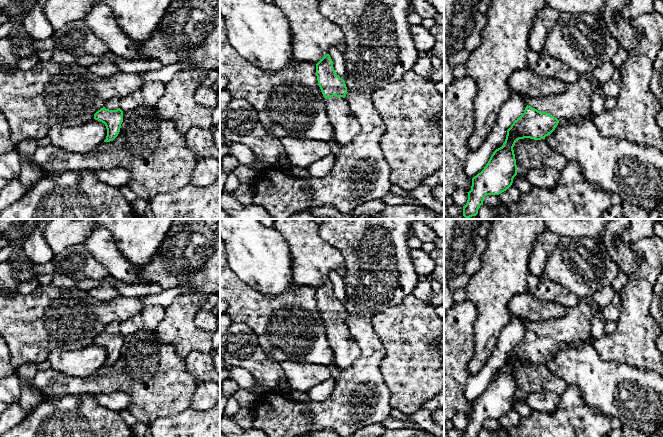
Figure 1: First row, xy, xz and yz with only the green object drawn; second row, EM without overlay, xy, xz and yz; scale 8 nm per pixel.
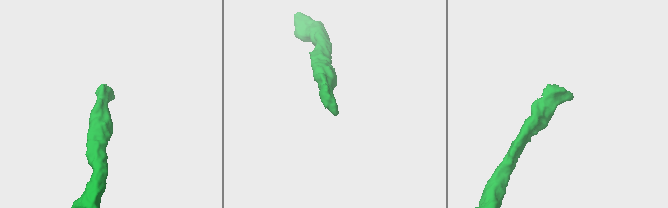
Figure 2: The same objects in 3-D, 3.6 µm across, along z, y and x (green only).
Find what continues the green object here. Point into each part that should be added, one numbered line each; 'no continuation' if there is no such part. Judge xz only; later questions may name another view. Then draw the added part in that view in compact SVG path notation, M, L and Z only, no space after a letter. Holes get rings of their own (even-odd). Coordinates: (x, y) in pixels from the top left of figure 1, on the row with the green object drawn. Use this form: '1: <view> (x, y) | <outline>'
1: xz (346, 126) | M336 96L327 98L325 107L328 119L334 127L333 141L341 146L350 144L360 133L361 126L346 98Z

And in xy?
1: xy (113, 104) | M112 98L104 107L109 110L117 110L119 108L120 98Z

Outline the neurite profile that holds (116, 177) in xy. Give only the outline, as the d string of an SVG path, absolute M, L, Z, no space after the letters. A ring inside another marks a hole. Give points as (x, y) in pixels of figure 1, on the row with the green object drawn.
M100 169L92 172L99 181L104 182L116 189L119 189L122 186L128 186L131 182L131 174L125 169Z

